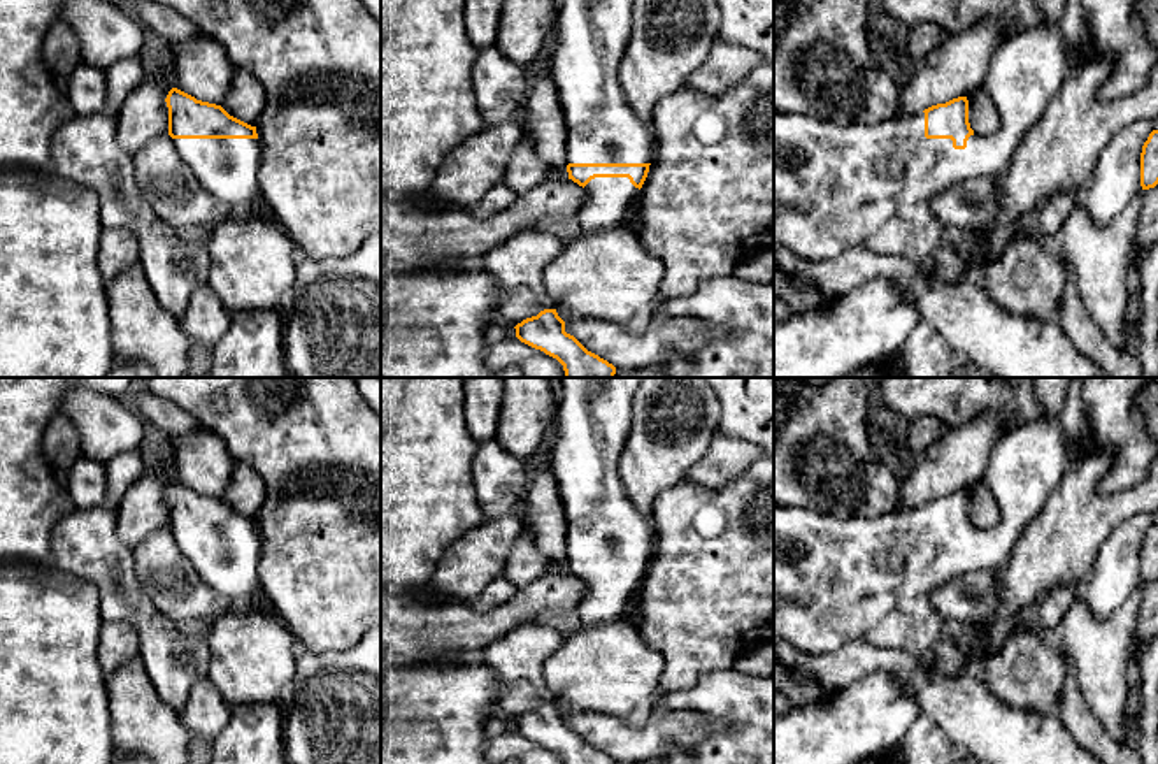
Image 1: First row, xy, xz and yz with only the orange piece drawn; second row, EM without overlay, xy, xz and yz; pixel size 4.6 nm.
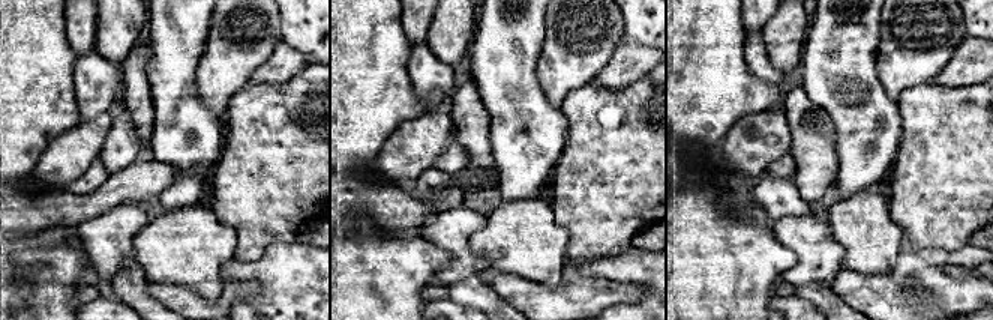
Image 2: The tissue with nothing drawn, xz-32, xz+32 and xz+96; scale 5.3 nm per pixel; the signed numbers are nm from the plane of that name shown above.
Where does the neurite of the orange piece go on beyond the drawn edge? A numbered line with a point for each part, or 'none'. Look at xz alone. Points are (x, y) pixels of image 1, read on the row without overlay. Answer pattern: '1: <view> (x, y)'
1: xz (593, 420)

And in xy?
1: xy (228, 562)

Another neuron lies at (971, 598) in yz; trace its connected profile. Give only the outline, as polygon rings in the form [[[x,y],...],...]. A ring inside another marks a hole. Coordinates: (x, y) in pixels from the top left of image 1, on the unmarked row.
[[[995,573],[961,574],[935,588],[928,601],[942,618],[969,622],[986,631],[998,604]]]

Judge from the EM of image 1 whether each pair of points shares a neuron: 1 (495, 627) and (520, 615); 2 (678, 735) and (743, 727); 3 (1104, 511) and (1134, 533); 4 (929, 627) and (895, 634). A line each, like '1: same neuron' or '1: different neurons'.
1: same neuron
2: different neurons
3: different neurons
4: same neuron

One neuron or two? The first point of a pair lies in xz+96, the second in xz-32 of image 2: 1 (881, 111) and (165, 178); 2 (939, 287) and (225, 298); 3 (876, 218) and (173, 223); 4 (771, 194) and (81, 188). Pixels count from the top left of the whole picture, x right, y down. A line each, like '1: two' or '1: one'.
1: two
2: one
3: one
4: one

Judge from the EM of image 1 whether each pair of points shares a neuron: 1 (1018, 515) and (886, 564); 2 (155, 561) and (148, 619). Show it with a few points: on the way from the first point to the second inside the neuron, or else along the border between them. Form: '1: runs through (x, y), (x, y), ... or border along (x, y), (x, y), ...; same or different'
1: runs through (985, 548), (920, 550); same
2: border along (134, 559), (134, 573), (142, 591), (176, 622); different

